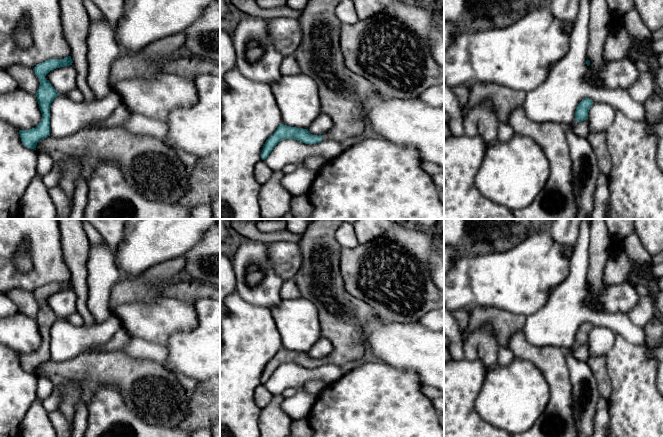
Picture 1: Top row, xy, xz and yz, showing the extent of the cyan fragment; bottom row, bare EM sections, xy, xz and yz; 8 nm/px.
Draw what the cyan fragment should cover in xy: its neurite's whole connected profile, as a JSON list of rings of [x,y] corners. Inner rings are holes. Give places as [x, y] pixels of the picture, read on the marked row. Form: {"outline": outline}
{"outline": [[[68,56],[64,59],[47,60],[37,64],[33,68],[40,82],[39,89],[35,95],[42,113],[42,119],[35,128],[19,130],[20,138],[24,146],[36,150],[37,143],[50,136],[50,106],[59,93],[45,77],[50,71],[56,68],[72,65],[72,63],[71,56]]]}

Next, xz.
{"outline": [[[308,0],[298,19],[302,41],[293,54],[300,74],[316,82],[321,112],[332,119],[333,127],[324,135],[317,136],[308,129],[280,124],[266,140],[261,152],[262,160],[284,139],[305,144],[341,142],[348,138],[359,138],[368,126],[364,103],[375,88],[346,66],[340,49],[342,23],[335,14],[340,1]]]}

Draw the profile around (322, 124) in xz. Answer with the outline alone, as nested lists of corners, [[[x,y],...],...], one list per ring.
[[[321,113],[307,128],[312,135],[324,135],[333,127],[332,119],[326,114]]]

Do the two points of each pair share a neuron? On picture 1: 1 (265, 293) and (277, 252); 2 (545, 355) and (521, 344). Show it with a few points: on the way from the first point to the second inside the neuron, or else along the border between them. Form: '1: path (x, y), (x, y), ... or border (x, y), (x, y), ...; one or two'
1: border (271, 243), (268, 257), (275, 272), (284, 280); two
2: path (539, 355), (534, 355), (527, 350); one

